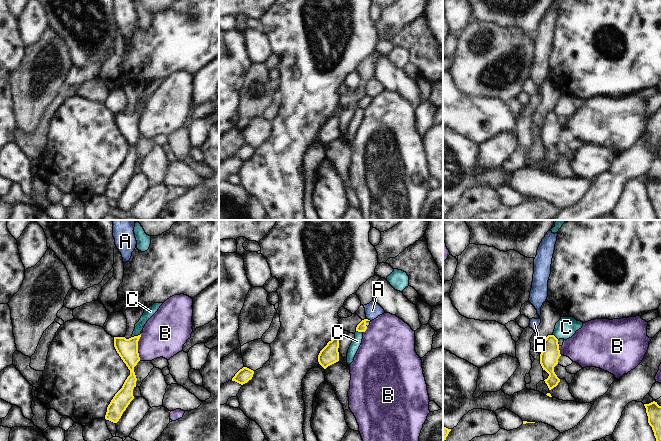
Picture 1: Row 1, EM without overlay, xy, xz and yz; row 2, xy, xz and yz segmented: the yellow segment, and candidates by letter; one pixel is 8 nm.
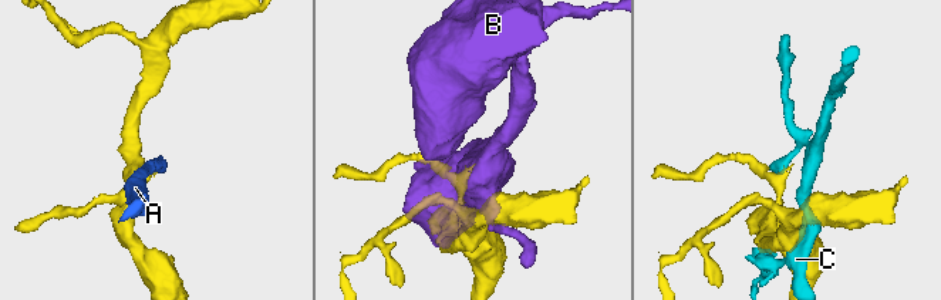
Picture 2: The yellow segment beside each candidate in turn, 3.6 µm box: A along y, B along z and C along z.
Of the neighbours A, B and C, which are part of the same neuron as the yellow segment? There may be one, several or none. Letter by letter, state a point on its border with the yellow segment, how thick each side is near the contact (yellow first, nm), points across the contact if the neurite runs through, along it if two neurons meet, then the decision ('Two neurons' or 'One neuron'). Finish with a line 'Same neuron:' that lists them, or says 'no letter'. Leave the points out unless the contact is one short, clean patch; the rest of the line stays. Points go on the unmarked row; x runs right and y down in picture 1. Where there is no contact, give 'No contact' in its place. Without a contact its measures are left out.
A: Touches yellow at xz (369, 96). Thickness 80 nm (yellow) against 130 nm. Boundary: xz (367, 94), (370, 96). Two neurons
B: Touches yellow at xy (137, 123). Thickness 160 nm (yellow) against 360 nm. Two neurons
C: Touches yellow at xy (136, 112). Thickness 160 nm (yellow) against 80 nm. Two neurons
Same neuron: no letter.

